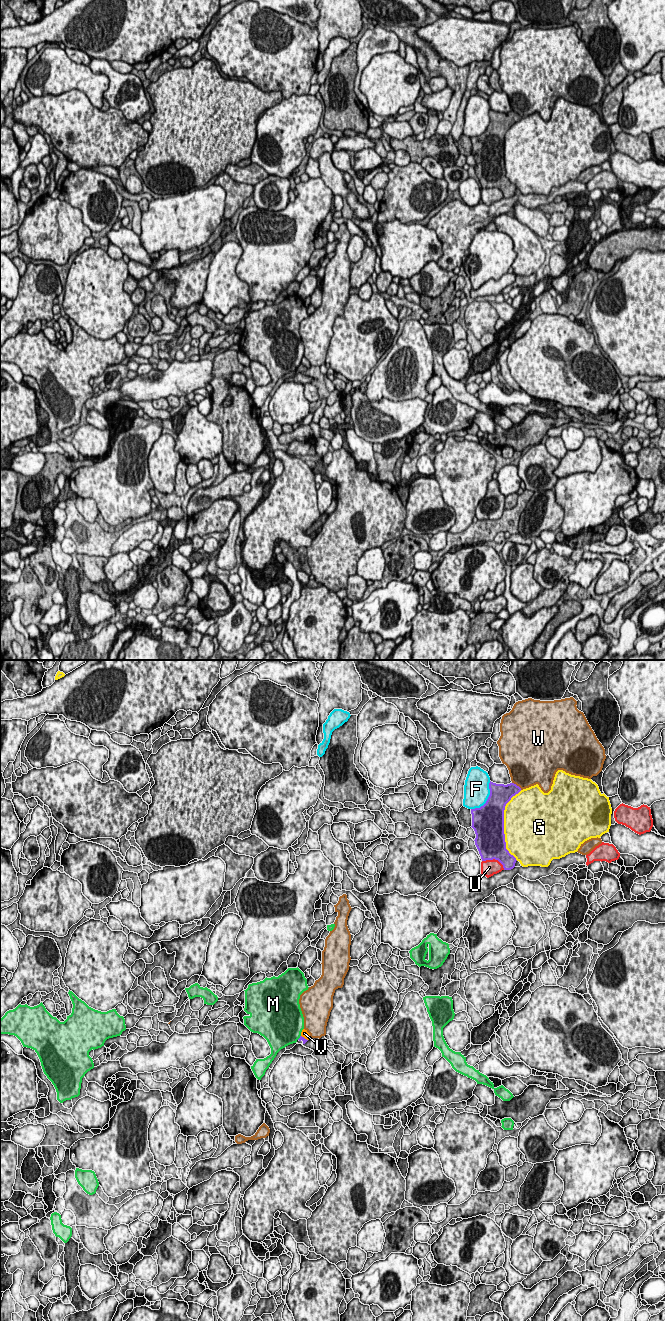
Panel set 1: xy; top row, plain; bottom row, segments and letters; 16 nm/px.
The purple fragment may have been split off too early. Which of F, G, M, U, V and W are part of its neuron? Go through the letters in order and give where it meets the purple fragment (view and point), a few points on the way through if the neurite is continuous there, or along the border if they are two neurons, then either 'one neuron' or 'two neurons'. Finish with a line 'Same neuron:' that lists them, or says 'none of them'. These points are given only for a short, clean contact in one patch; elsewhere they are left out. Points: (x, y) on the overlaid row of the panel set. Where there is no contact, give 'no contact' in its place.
F: xy (487, 799) | two neurons
G: xy (503, 824) | two neurons
M: xy (300, 1037) | along xy (300, 1035), (297, 1039) | two neurons
U: xy (494, 858) | two neurons
V: xy (303, 1037) | along xy (301, 1035), (307, 1040) | two neurons
W: xy (516, 785) | two neurons
Same neuron: none of them

